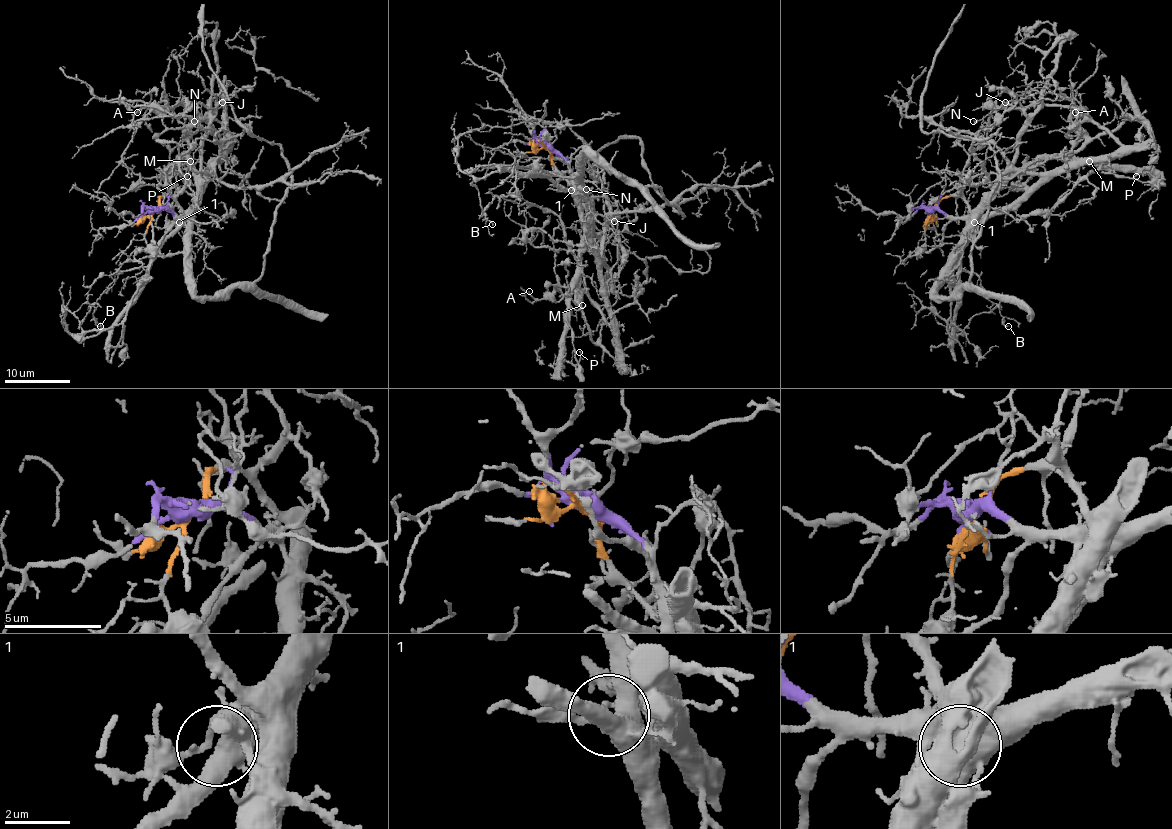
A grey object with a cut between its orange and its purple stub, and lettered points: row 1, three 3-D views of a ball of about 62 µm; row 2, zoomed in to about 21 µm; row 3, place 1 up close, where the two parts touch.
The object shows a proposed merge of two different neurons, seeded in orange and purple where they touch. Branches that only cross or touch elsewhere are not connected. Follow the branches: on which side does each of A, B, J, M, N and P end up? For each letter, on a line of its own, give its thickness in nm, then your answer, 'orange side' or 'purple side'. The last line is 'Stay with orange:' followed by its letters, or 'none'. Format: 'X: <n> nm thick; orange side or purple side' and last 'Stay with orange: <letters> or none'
A: 140 nm thick; orange side
B: 120 nm thick; purple side
J: 110 nm thick; orange side
M: 140 nm thick; orange side
N: 120 nm thick; orange side
P: 90 nm thick; orange side
Stay with orange: A, J, M, N, P

